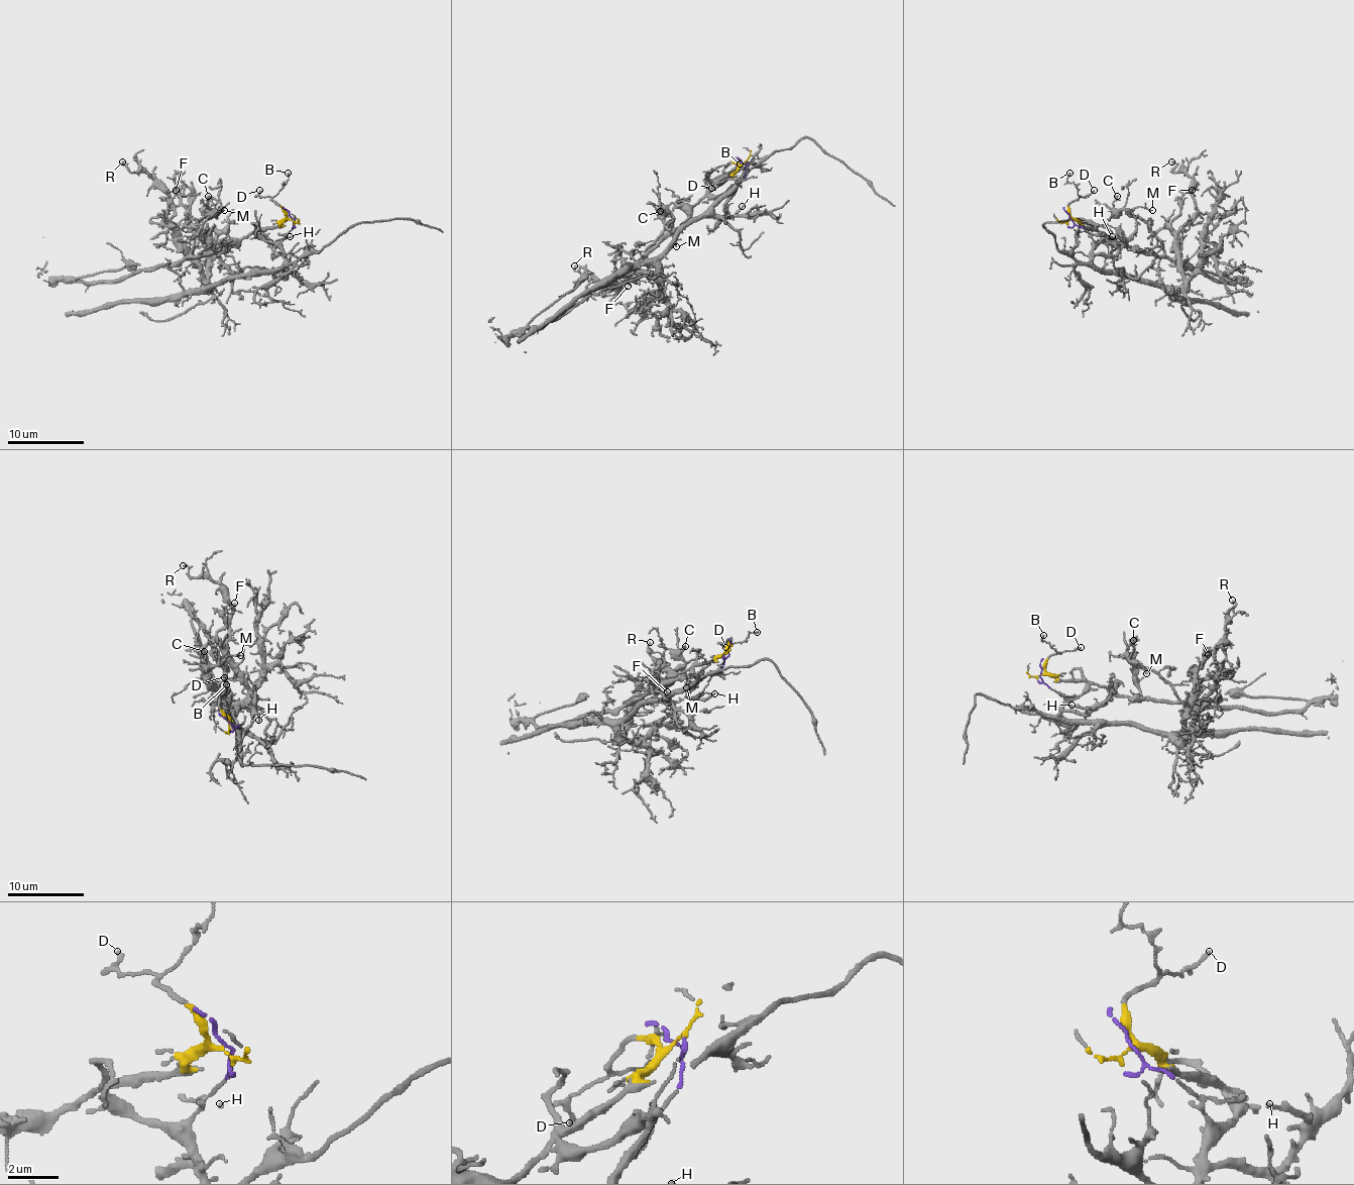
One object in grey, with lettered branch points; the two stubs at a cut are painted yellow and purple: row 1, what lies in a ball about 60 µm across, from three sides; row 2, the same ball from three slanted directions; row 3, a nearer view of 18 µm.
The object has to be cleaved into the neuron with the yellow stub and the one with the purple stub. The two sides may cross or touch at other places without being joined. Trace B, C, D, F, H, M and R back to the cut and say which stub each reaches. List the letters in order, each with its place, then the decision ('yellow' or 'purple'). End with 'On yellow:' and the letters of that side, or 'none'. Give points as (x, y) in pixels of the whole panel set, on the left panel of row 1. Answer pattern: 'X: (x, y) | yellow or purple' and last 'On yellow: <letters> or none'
B: (288, 173) | yellow
C: (208, 196) | yellow
D: (259, 190) | yellow
F: (176, 190) | purple
H: (290, 236) | purple
M: (224, 210) | yellow
R: (122, 162) | purple
On yellow: B, C, D, M

